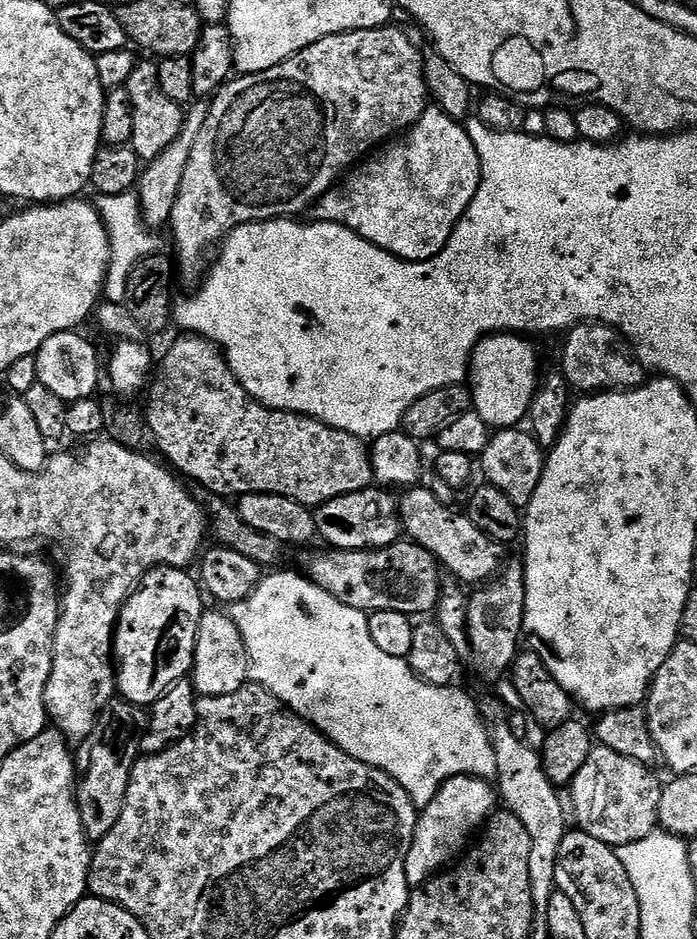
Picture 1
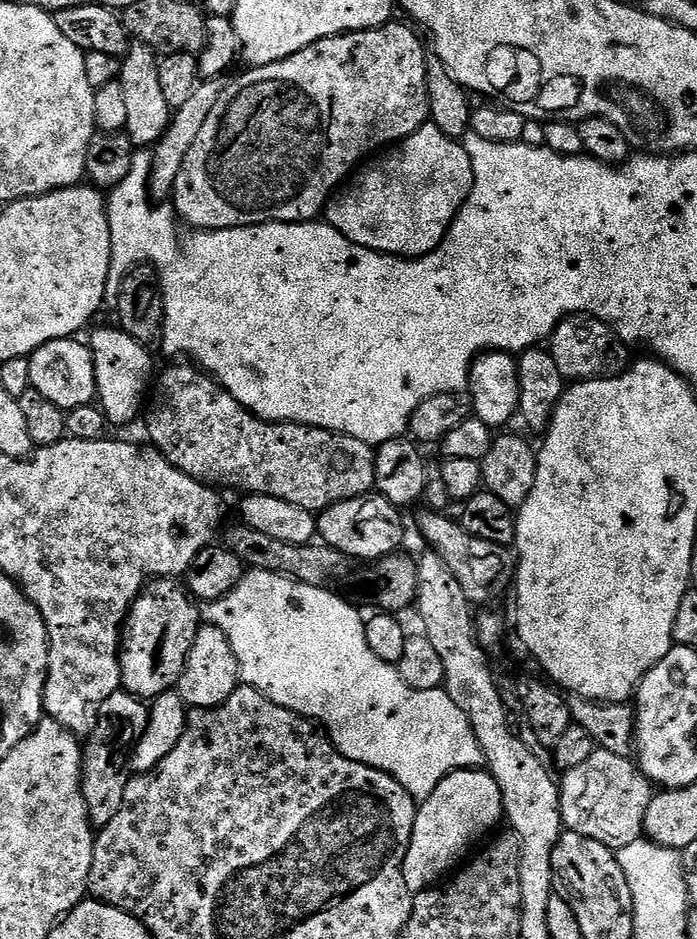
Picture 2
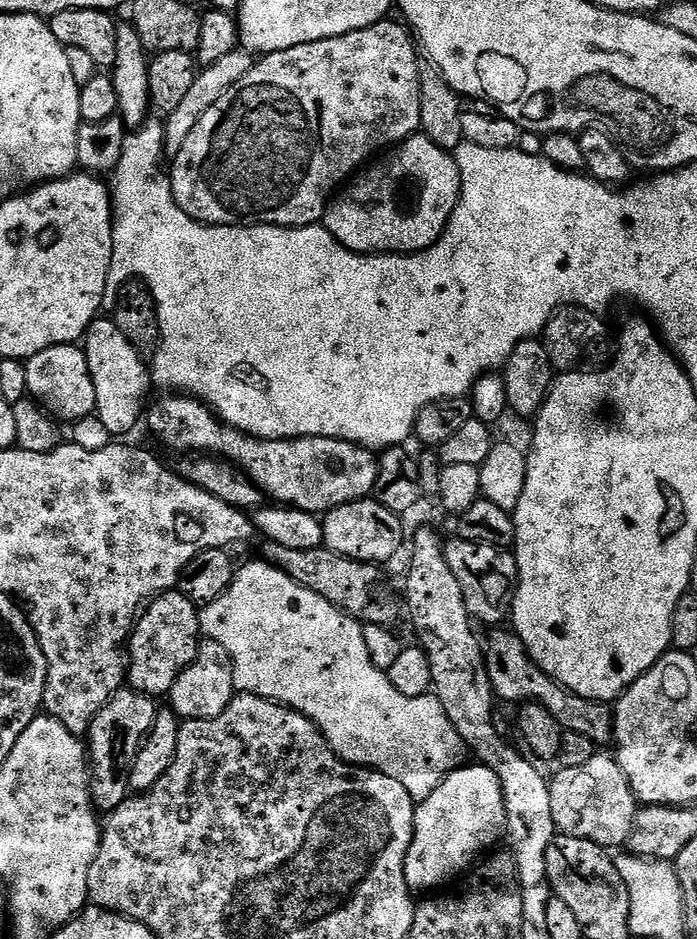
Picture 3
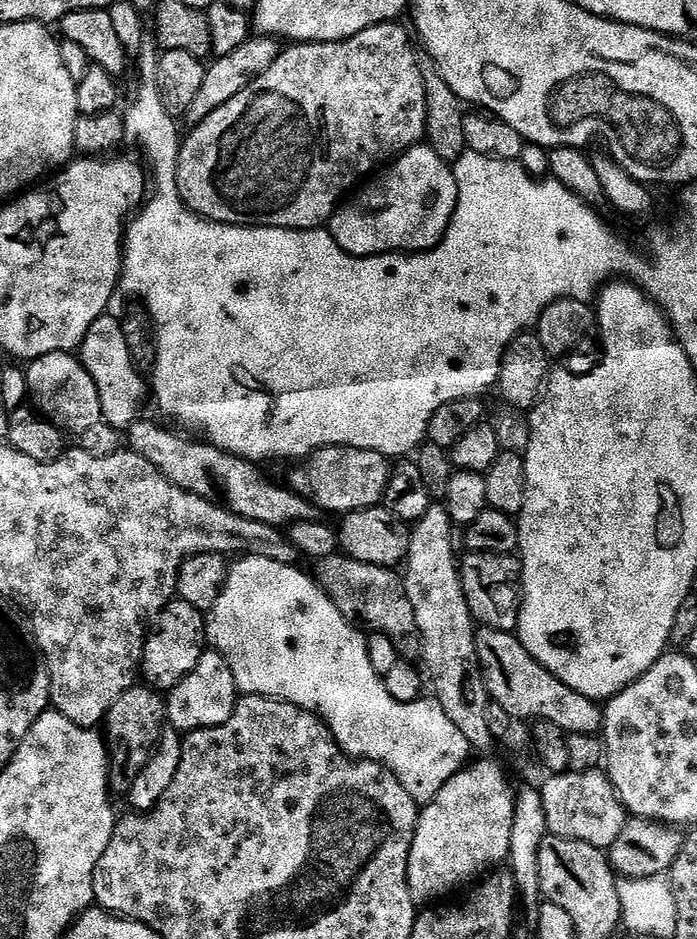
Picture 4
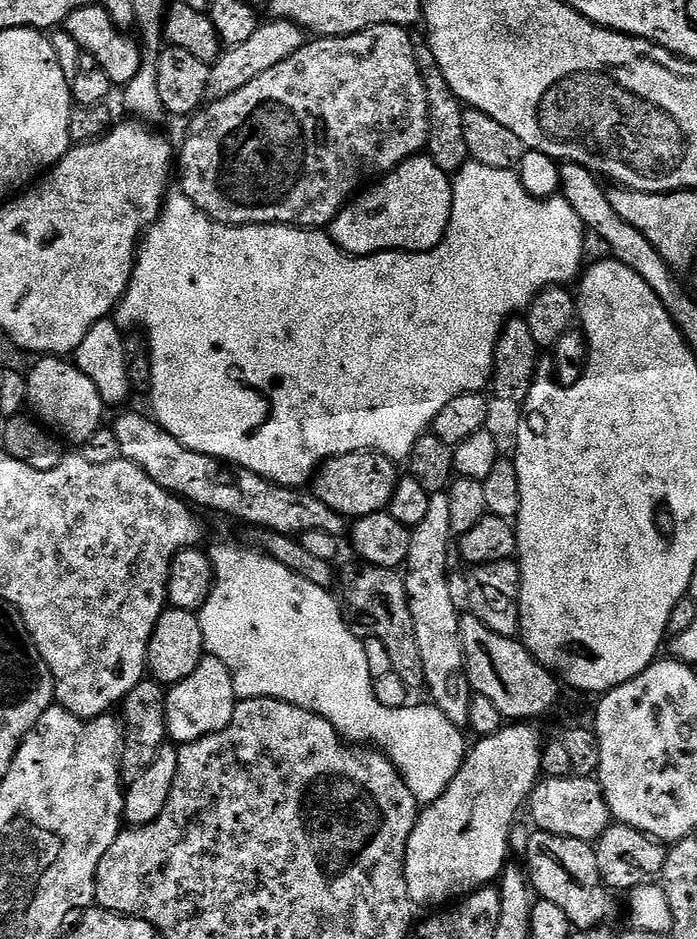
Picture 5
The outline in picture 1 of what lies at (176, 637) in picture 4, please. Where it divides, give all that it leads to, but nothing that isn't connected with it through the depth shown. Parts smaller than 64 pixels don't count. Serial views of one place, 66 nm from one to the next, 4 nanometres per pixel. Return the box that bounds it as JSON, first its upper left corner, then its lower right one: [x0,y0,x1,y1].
[112,568,206,705]

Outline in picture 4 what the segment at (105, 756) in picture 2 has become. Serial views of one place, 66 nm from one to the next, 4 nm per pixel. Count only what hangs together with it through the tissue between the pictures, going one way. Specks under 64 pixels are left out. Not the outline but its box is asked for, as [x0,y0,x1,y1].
[102,686,168,798]

